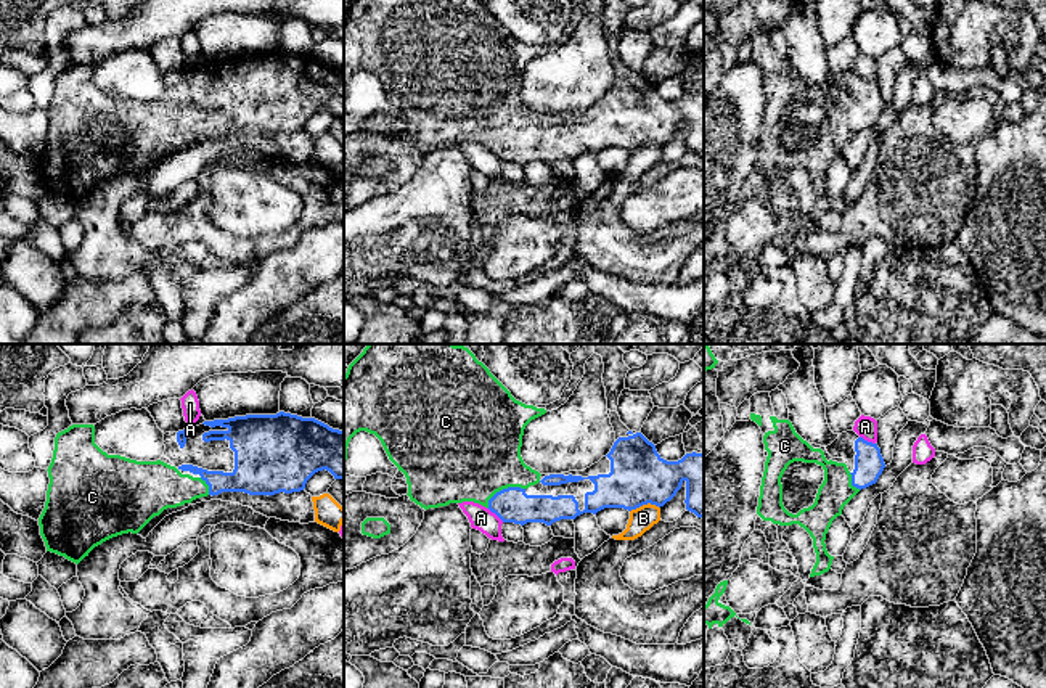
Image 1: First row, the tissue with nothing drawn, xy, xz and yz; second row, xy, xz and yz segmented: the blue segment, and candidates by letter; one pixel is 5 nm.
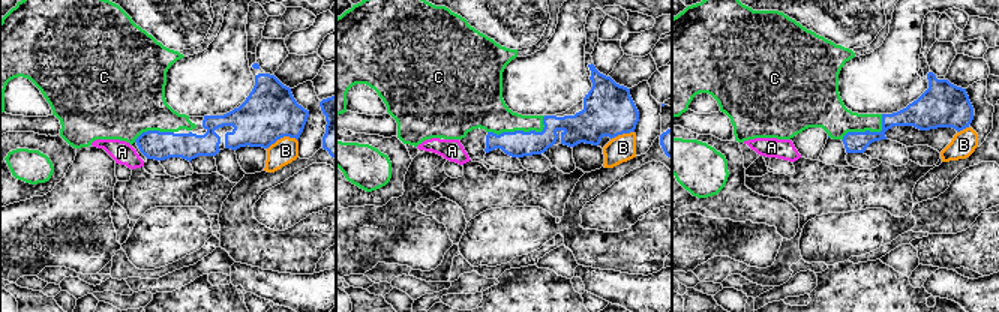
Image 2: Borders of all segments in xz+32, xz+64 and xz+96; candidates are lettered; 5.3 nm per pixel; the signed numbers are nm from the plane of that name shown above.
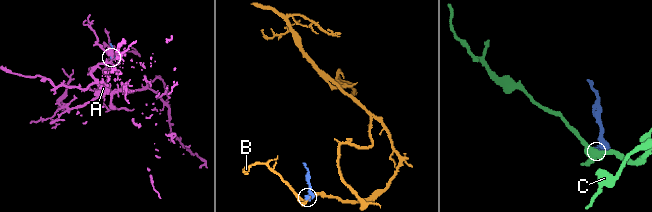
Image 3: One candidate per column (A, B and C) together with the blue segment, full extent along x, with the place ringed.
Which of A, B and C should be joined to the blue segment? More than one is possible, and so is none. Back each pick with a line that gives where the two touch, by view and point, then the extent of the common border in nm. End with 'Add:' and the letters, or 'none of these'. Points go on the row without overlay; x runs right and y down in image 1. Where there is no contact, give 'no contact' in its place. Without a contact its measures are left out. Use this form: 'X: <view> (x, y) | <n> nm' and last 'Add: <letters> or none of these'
C: xz (503, 129) | 220 nm
Add: C

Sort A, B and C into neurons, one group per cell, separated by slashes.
A / B / C

